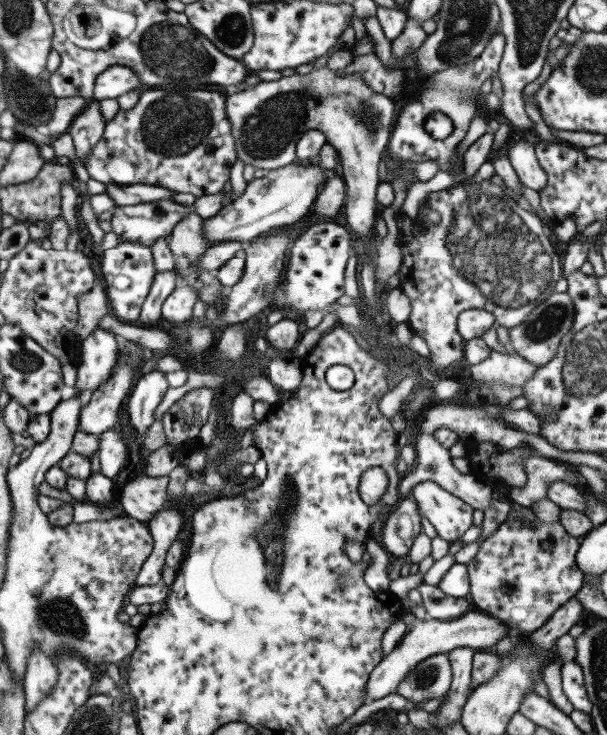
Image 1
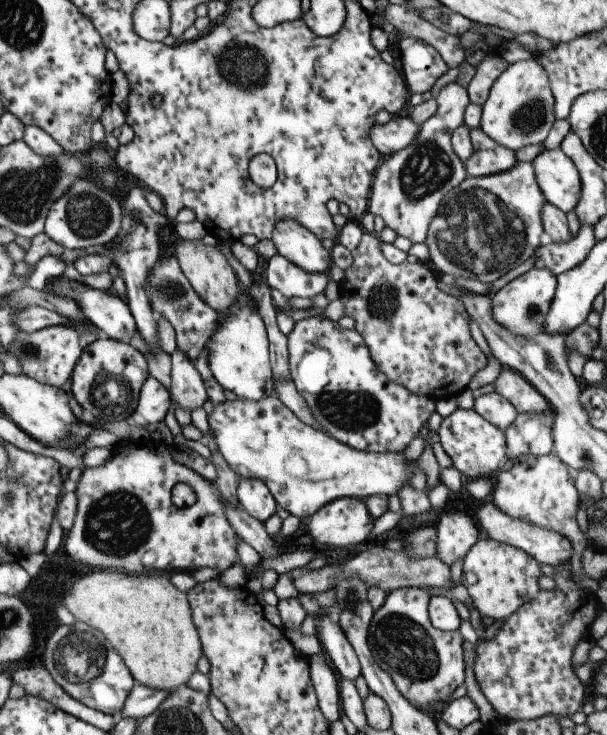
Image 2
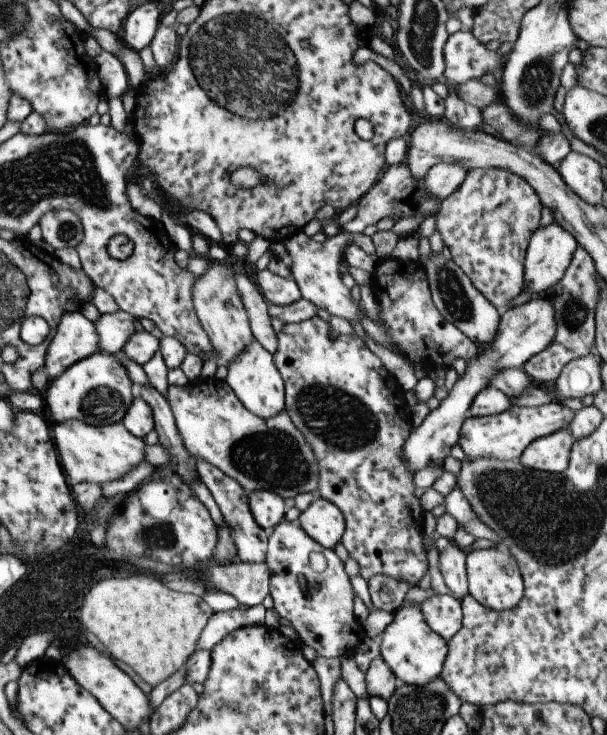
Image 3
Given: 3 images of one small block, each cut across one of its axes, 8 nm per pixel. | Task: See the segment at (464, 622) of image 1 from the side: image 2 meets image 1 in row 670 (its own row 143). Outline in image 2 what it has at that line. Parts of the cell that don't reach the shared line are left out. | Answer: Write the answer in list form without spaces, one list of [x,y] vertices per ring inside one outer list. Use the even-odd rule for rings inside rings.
[[[393,116],[385,124],[376,123],[369,132],[372,144],[384,156],[391,156],[396,151],[408,146],[415,140],[419,126],[408,117]]]

